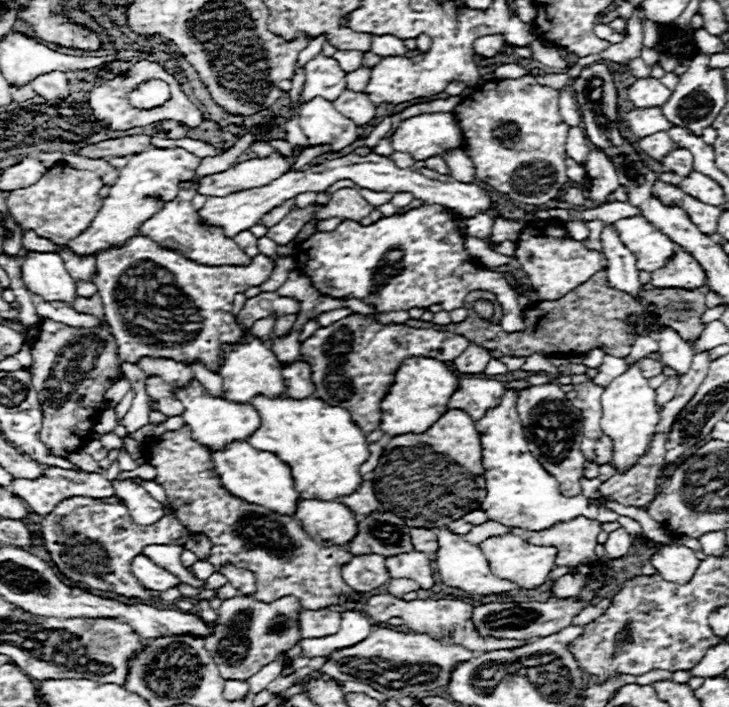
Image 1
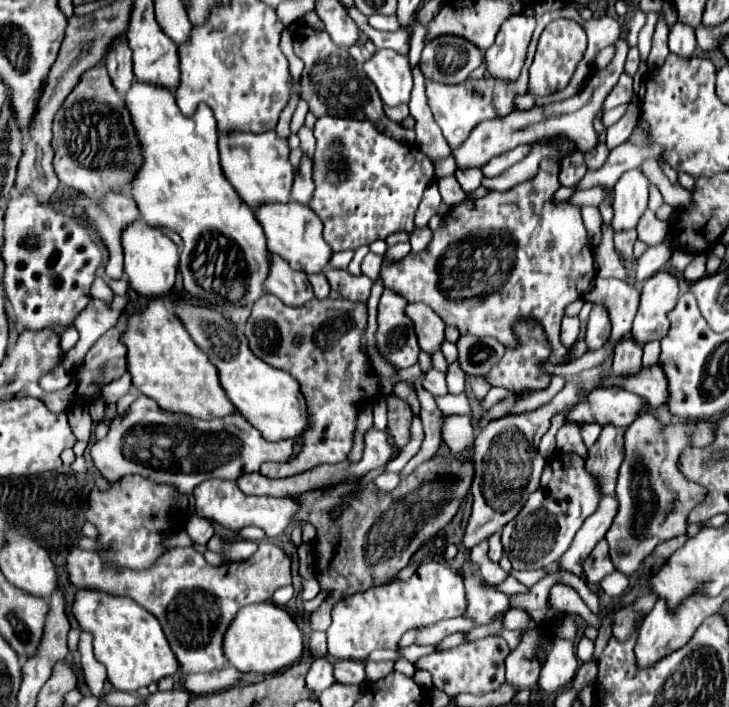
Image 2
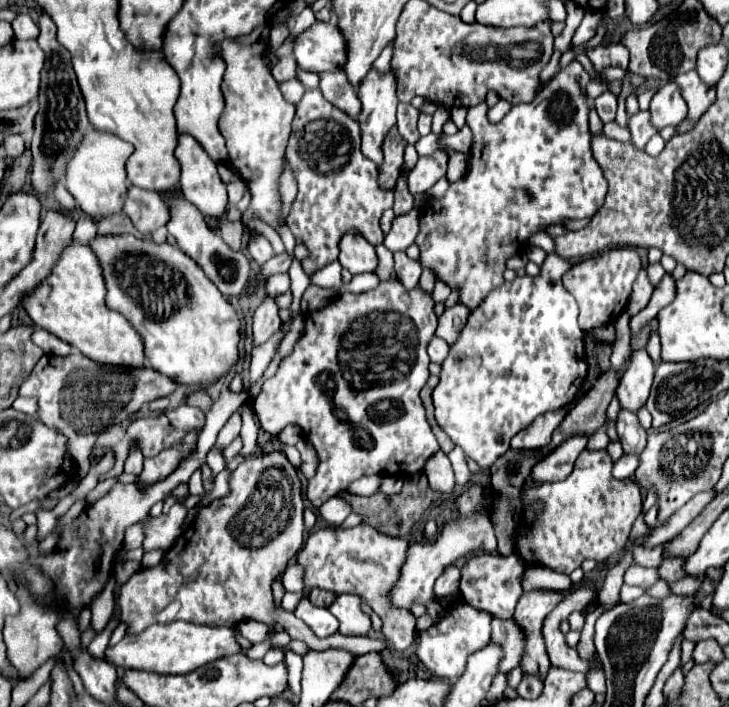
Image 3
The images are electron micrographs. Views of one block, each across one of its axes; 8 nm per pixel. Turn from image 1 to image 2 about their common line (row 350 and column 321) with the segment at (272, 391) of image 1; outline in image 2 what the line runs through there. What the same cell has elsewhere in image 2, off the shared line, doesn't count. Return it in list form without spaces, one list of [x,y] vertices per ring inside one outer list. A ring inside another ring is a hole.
[[[274,202],[272,206],[258,206],[256,214],[268,238],[268,250],[288,260],[288,264],[294,270],[302,270],[306,274],[318,274],[328,266],[332,250],[322,236],[320,218],[308,206],[298,202],[288,202],[288,206],[284,206],[282,202]]]

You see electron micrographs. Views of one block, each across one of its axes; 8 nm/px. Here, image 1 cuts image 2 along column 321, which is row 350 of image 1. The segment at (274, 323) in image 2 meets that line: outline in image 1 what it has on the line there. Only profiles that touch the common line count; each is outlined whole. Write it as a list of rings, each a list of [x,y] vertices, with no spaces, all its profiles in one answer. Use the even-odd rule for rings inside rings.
[[[362,314],[346,316],[326,328],[318,328],[300,346],[300,356],[312,368],[312,382],[316,396],[330,406],[350,410],[354,422],[362,430],[372,432],[380,424],[380,400],[394,382],[394,372],[402,360],[412,356],[428,356],[440,362],[460,356],[470,342],[454,332],[440,332],[434,328],[410,328],[406,324],[380,324]]]

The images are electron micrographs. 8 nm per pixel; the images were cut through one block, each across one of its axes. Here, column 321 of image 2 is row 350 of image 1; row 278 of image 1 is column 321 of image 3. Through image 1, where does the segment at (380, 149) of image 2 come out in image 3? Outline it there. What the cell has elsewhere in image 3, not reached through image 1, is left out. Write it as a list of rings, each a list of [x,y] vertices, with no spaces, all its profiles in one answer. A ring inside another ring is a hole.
[[[307,89],[304,98],[298,104],[296,118],[292,122],[292,138],[286,148],[286,164],[292,170],[298,184],[298,194],[290,206],[286,222],[292,234],[304,240],[304,244],[310,250],[310,258],[302,260],[306,274],[312,274],[314,270],[338,258],[338,252],[340,252],[338,244],[348,230],[360,232],[372,244],[382,244],[384,234],[380,230],[380,218],[384,210],[392,208],[394,204],[394,188],[384,190],[378,184],[378,166],[372,160],[368,160],[360,150],[358,122],[354,122],[348,114],[338,110],[334,104],[330,104],[317,89]],[[314,120],[334,120],[336,124],[310,124]]]

